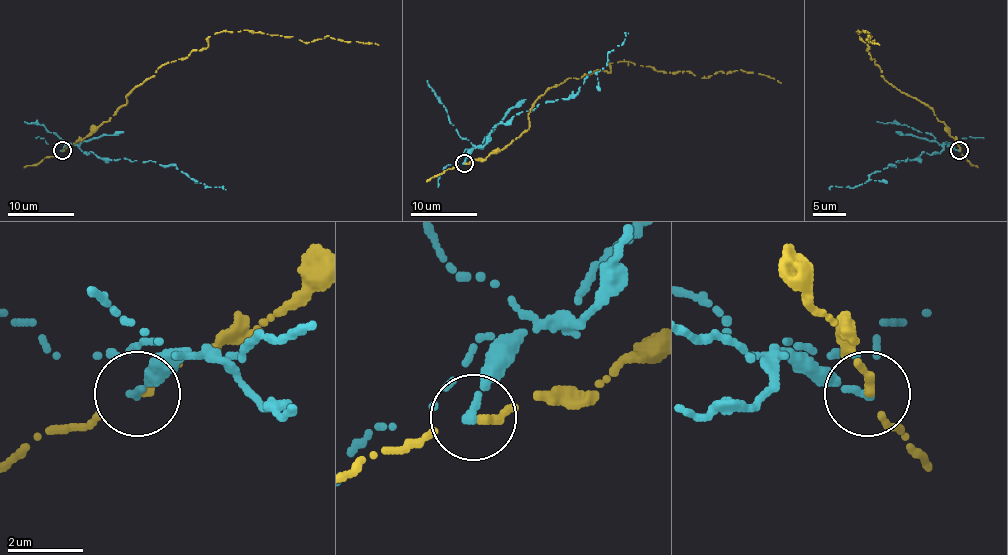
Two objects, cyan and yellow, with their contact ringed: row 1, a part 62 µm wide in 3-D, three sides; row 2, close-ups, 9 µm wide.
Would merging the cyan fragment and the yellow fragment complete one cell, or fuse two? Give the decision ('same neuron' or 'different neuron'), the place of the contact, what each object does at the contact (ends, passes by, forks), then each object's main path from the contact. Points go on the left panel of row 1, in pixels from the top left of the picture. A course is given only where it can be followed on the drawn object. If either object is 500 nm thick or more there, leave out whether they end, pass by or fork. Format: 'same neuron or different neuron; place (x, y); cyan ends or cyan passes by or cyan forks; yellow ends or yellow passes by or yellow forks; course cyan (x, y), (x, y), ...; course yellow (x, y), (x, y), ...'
different neuron; place (62, 150); cyan ends; yellow passes by; course cyan (61, 151), (71, 143), (88, 154), (89, 151), (103, 157), (154, 161), (184, 172), (205, 187), (225, 189); course yellow (63, 151), (164, 63), (207, 47), (217, 32), (253, 30), (303, 42), (327, 35), (379, 45)

